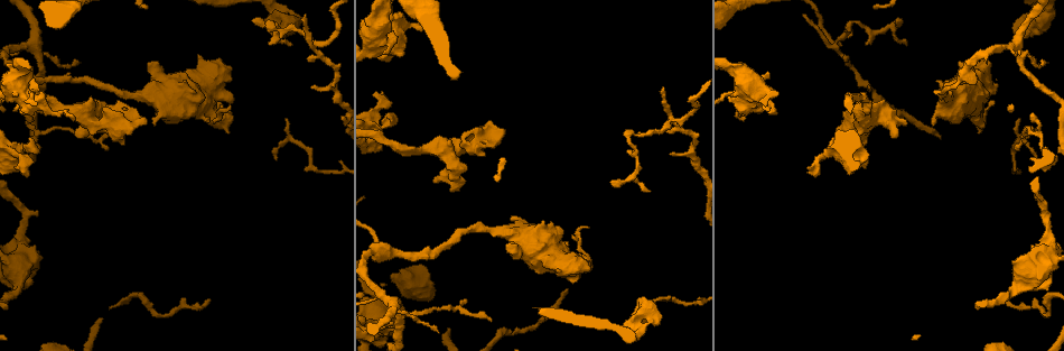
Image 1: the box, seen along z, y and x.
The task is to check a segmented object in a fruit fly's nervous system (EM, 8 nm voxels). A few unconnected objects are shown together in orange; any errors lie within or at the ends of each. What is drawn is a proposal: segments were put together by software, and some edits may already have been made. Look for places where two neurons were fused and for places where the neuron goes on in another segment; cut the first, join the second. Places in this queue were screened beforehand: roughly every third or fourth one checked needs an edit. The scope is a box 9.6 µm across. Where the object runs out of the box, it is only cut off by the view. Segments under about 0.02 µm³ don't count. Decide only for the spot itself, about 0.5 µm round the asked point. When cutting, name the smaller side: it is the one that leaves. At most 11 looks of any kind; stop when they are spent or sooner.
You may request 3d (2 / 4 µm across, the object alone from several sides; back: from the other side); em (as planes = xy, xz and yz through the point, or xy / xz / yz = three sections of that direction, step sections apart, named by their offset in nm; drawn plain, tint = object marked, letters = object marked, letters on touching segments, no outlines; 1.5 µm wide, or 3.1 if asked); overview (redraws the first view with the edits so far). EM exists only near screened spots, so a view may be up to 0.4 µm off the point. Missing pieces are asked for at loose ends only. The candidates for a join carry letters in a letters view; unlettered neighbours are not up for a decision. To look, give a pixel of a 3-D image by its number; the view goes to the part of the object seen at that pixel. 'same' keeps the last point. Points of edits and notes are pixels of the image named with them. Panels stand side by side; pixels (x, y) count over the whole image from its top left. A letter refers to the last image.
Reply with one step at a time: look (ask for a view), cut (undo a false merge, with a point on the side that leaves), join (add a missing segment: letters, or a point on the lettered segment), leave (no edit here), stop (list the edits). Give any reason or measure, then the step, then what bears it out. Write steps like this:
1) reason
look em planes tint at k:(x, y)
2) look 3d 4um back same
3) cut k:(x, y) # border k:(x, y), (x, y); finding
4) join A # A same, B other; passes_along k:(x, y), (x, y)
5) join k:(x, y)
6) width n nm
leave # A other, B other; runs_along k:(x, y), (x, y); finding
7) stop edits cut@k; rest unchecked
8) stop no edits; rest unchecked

thick end
look em planes letters at 1:(866, 144)

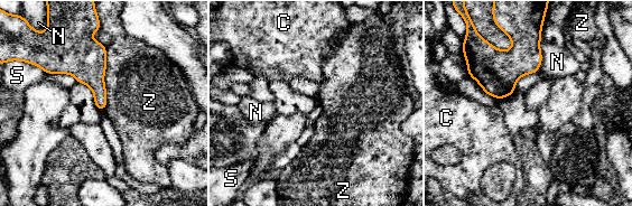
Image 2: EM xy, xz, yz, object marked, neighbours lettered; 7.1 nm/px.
leave # C other, N other, S other, Z other; border 2:(107, 47), (104, 110); no lettered segment goes on from it

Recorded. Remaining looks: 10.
an open end
look em xz step 8 letters at 1:(959, 61)

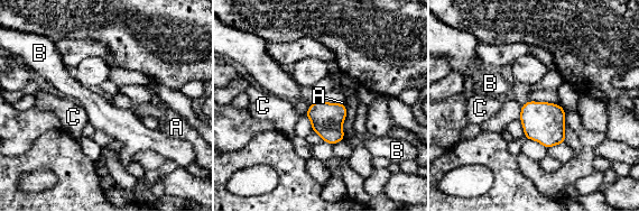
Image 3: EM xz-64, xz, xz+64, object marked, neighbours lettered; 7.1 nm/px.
another direction
look em planes letters same

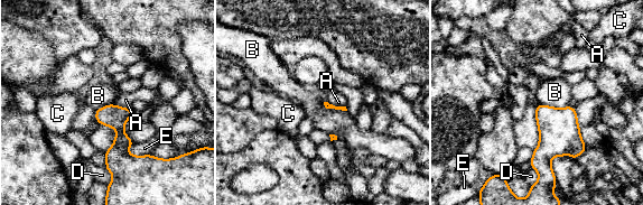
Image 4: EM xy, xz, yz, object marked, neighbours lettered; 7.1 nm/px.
join A # A same, B other, C other, D other, E other; it goes on there

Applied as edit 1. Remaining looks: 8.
stop edits join@4; rest unchecked

